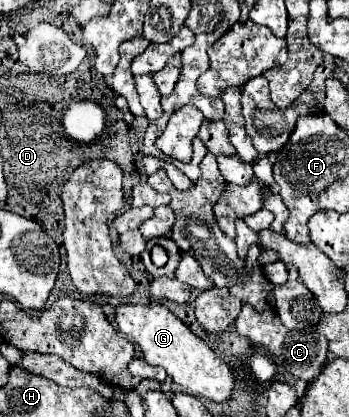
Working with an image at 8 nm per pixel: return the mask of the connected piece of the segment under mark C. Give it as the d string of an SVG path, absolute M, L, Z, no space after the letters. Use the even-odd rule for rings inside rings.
M244 305L240 315L236 317L236 329L242 337L248 337L254 343L264 345L274 359L296 379L310 381L320 375L322 367L326 365L326 355L328 355L328 339L324 335L318 335L318 331L290 331L282 325L278 315L274 311L264 311L258 313L252 305Z

